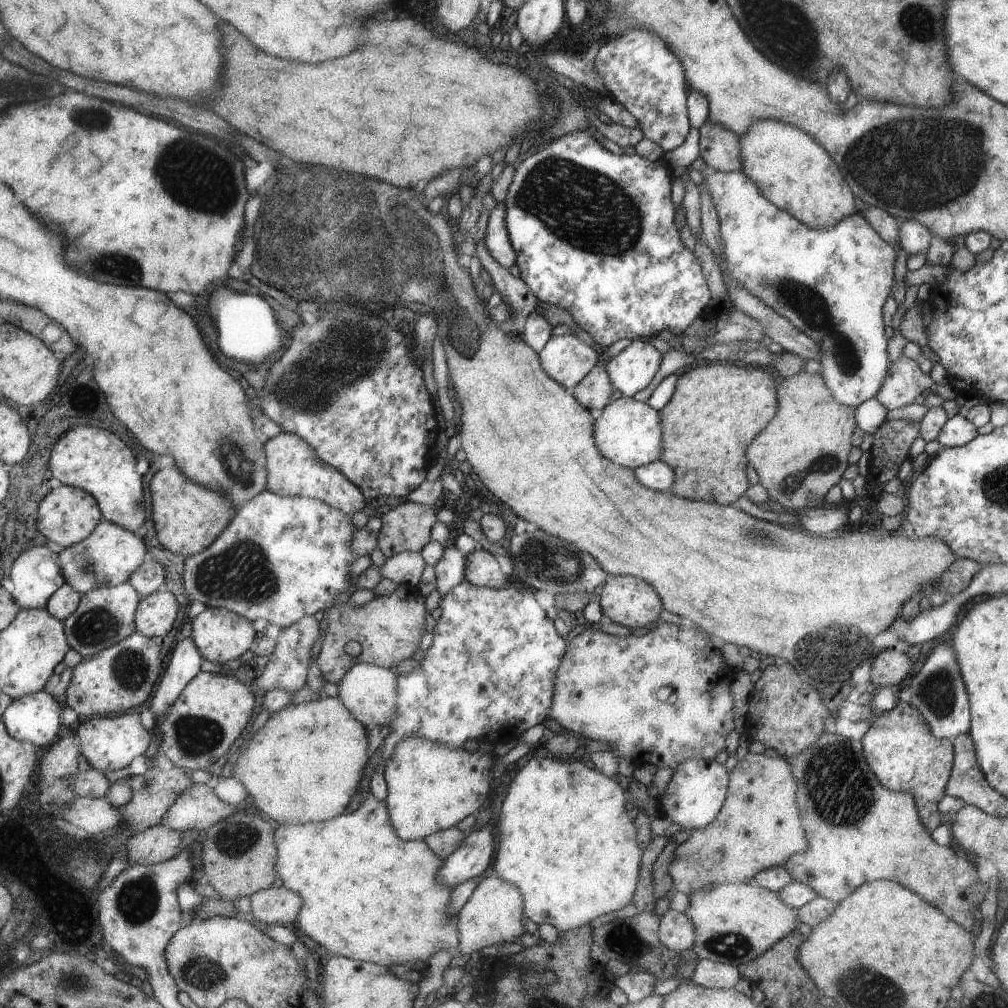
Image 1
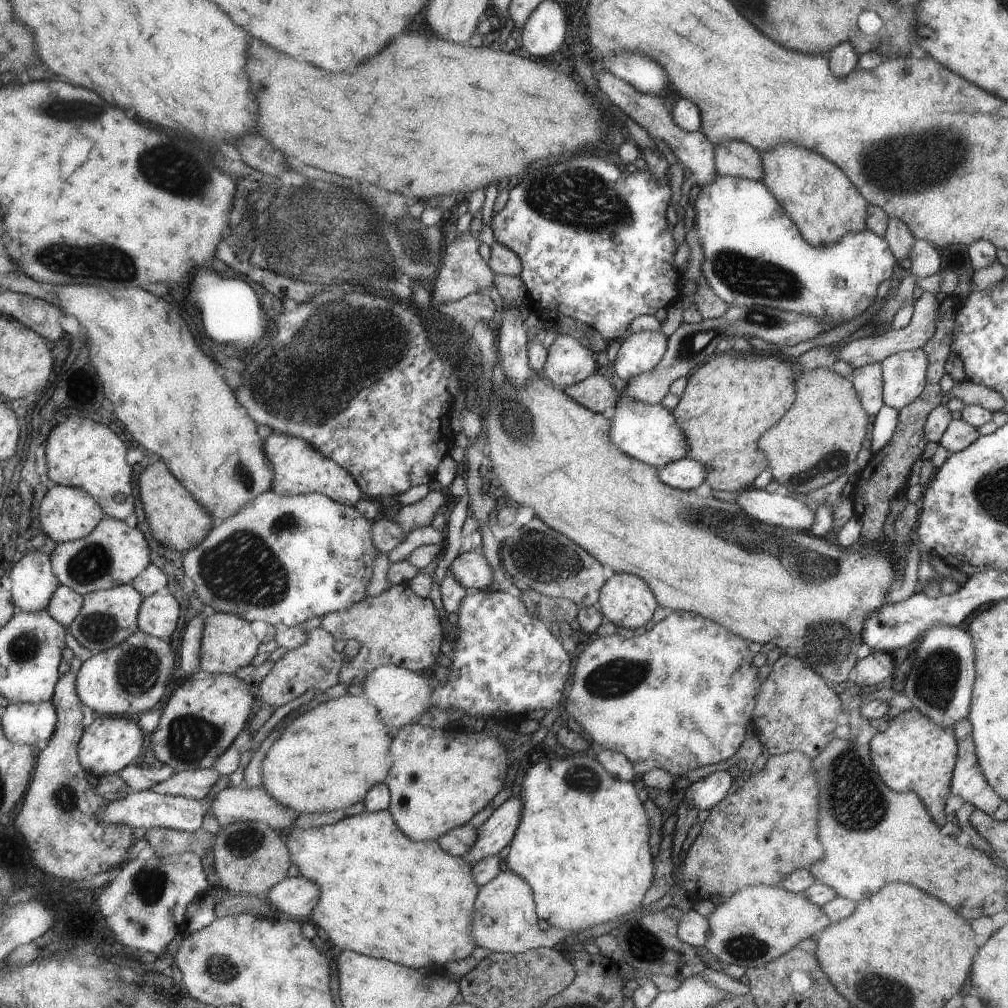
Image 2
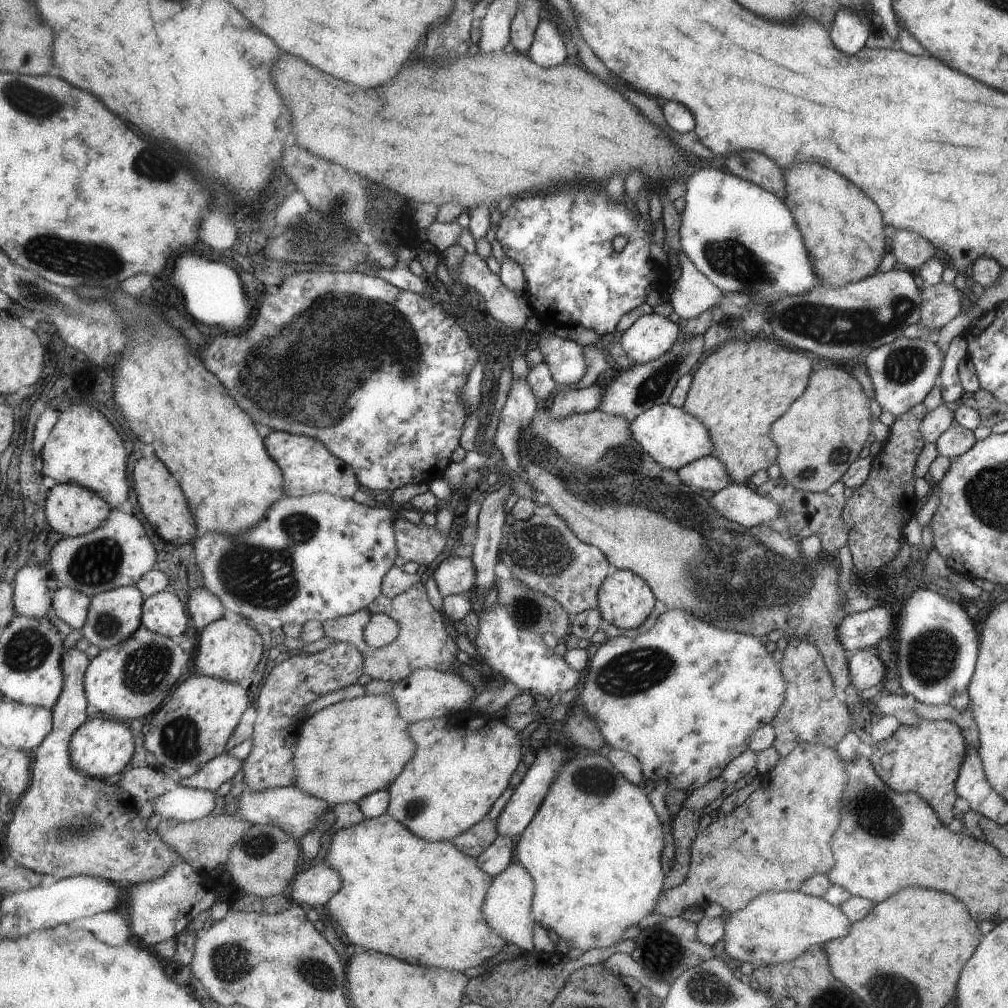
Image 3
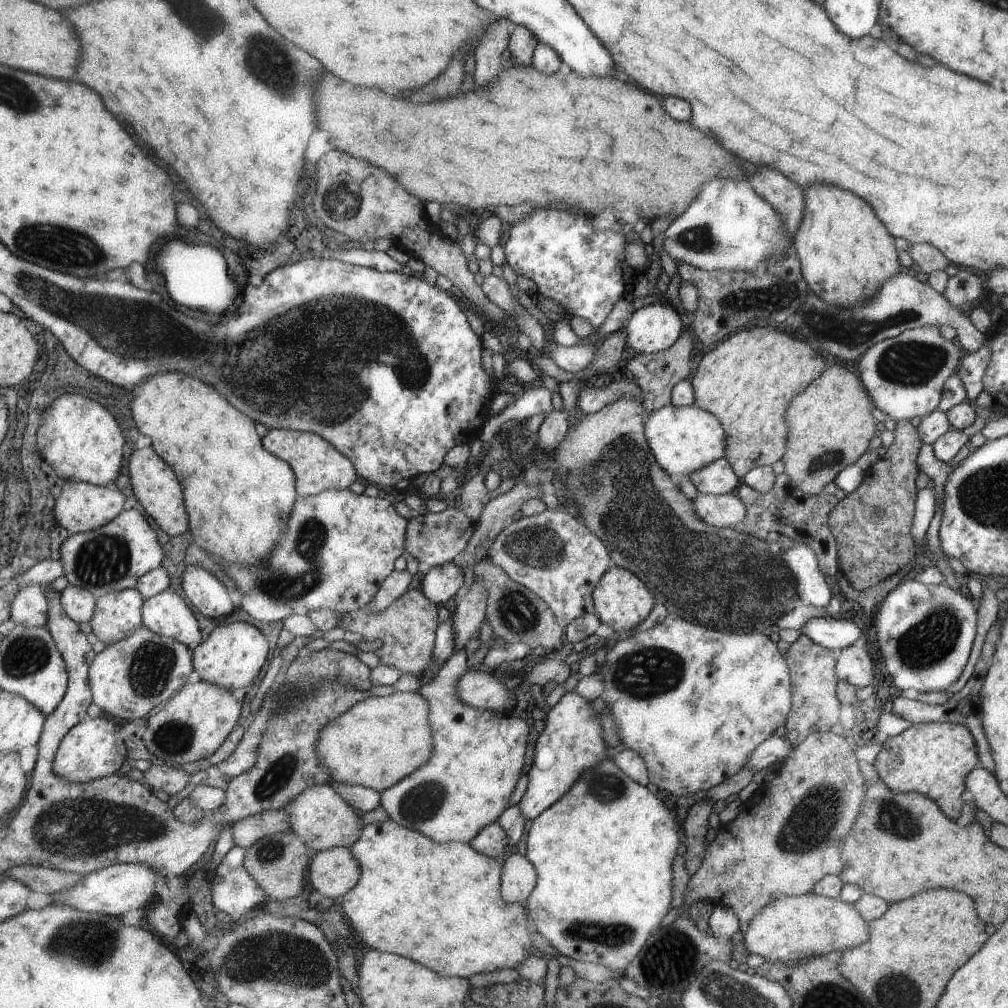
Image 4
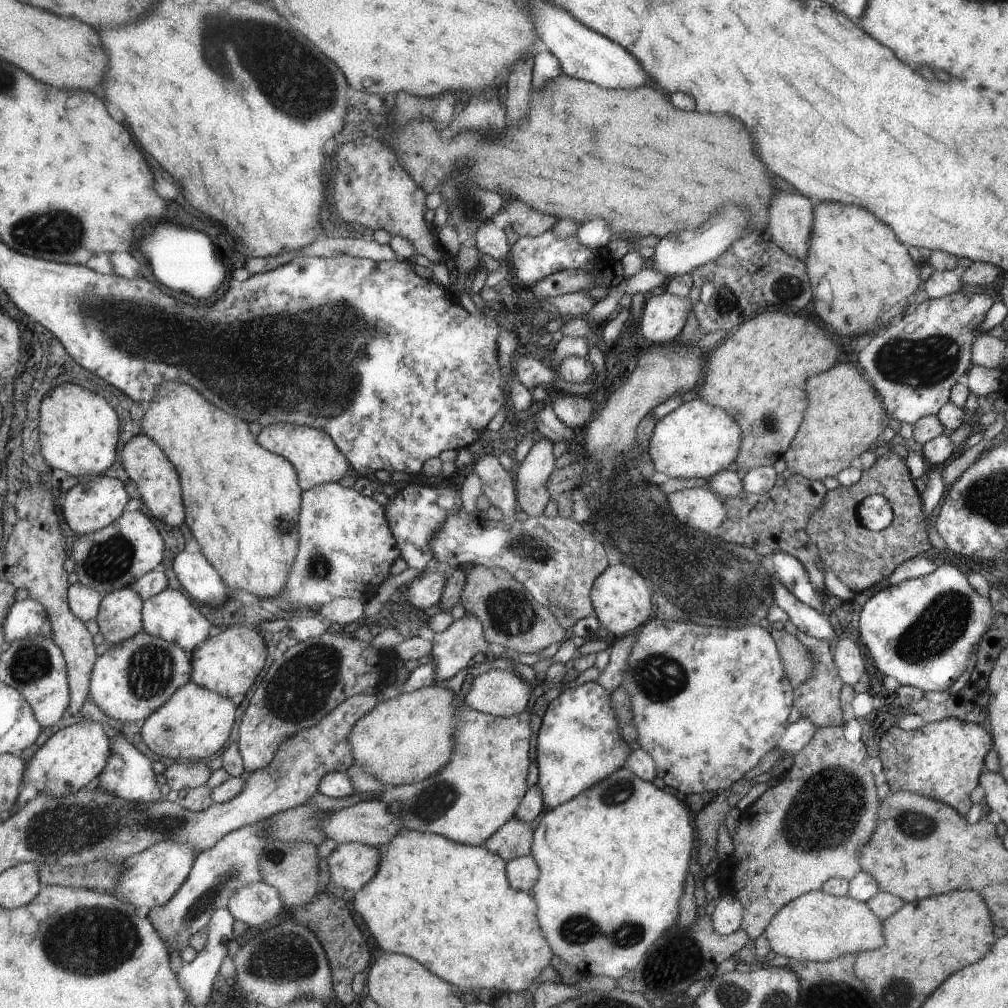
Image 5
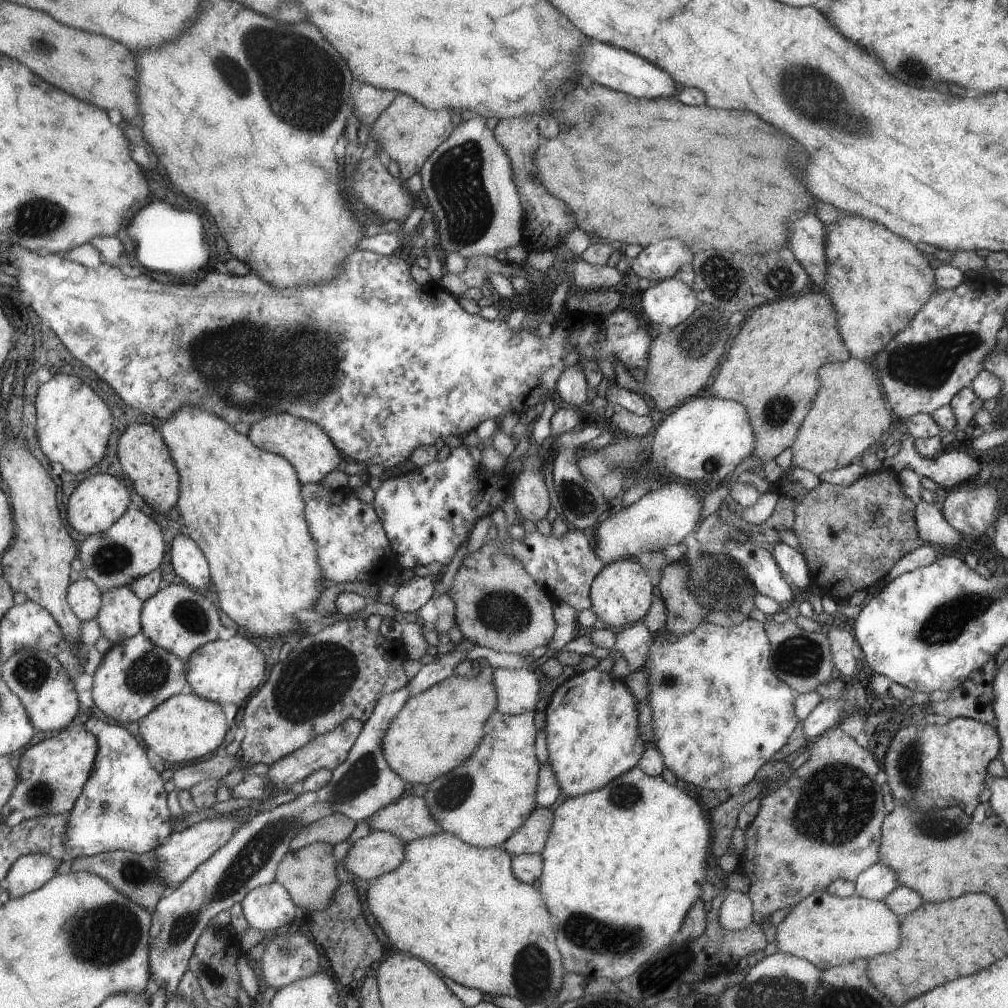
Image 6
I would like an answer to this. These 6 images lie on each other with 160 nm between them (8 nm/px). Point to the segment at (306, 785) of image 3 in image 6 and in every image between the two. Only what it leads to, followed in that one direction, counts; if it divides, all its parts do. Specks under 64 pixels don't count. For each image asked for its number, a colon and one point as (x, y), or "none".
4: (380, 740)
5: (405, 739)
6: (436, 730)

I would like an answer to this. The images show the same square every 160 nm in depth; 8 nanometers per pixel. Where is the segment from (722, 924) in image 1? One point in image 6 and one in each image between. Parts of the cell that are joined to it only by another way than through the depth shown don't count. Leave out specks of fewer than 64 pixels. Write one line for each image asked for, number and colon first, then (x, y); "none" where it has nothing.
2: (758, 923)
3: (778, 927)
4: (789, 928)
5: (814, 927)
6: (829, 931)

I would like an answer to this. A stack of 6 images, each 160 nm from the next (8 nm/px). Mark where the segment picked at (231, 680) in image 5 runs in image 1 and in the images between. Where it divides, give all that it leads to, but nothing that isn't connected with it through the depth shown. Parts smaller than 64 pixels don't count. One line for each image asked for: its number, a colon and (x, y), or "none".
1: (221, 635)
2: (228, 645)
3: (226, 650)
4: (232, 655)

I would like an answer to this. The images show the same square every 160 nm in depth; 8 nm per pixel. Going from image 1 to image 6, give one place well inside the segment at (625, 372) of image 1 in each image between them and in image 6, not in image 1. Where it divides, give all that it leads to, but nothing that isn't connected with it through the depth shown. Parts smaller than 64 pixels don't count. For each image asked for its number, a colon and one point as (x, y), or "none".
2: (638, 353)
3: (646, 339)
4: (652, 329)
5: (662, 318)
6: (668, 302)

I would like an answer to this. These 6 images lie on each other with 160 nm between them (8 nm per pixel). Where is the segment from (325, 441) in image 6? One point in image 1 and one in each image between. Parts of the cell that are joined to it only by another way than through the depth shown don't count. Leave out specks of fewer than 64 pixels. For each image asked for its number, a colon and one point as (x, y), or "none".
1: (293, 469)
2: (299, 469)
3: (307, 466)
4: (318, 466)
5: (317, 461)

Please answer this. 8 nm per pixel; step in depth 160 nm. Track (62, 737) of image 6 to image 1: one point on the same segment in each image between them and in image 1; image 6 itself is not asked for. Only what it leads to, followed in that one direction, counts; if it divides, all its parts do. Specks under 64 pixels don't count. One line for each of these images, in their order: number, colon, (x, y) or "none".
1: (109, 743)
2: (109, 744)
3: (101, 748)
4: (90, 751)
5: (73, 758)

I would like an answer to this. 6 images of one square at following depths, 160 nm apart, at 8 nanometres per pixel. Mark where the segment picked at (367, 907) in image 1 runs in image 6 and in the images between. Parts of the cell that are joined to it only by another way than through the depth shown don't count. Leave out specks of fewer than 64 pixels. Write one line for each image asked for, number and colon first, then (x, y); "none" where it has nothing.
2: (382, 895)
3: (420, 901)
4: (438, 903)
5: (449, 905)
6: (460, 908)

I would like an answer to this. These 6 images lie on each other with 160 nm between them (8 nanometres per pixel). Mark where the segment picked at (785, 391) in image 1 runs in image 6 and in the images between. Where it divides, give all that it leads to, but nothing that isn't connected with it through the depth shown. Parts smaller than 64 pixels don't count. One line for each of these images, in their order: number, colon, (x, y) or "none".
2: (815, 442)
3: (817, 440)
4: (829, 425)
5: (844, 415)
6: (848, 415)

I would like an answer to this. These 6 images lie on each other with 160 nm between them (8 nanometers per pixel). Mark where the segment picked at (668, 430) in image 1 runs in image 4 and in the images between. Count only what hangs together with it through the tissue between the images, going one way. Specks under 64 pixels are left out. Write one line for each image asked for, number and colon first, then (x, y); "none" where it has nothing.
2: (729, 401)
3: (740, 390)
4: (748, 381)

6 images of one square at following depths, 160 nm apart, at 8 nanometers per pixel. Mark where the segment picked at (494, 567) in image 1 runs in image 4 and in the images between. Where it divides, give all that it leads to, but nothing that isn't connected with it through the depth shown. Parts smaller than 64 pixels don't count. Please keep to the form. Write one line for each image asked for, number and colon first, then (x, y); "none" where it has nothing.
2: (469, 568)
3: (454, 575)
4: (440, 584)

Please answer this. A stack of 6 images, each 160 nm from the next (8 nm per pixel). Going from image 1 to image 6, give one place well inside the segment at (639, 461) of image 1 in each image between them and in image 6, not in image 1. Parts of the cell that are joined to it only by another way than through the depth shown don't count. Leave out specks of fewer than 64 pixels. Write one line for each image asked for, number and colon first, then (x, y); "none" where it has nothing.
2: (648, 433)
3: (673, 438)
4: (682, 439)
5: (696, 439)
6: (703, 439)

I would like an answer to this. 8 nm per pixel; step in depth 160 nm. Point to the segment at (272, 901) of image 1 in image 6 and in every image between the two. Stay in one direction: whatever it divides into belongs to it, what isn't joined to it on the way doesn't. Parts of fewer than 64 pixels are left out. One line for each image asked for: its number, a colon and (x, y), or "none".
2: (294, 898)
3: (314, 887)
4: (333, 871)
5: (350, 866)
6: (376, 853)

